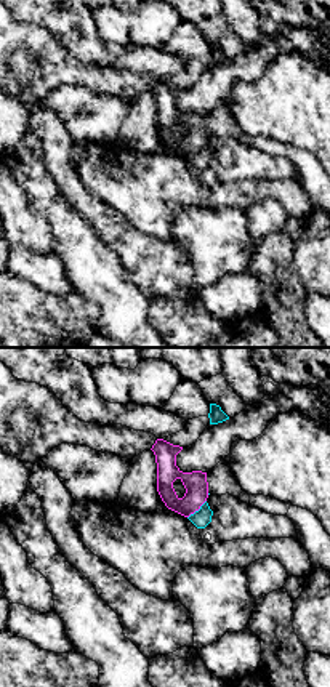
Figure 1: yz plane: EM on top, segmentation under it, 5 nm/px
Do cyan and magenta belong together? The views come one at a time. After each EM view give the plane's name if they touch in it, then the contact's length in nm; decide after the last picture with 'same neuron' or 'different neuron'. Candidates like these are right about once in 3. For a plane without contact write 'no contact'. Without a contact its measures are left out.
yz | 130 nm

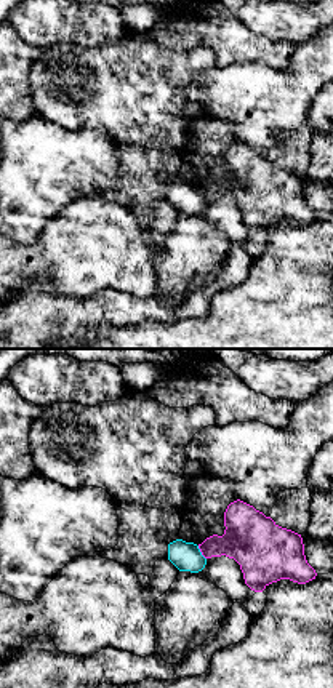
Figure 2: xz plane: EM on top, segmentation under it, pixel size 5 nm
xz | 80 nm

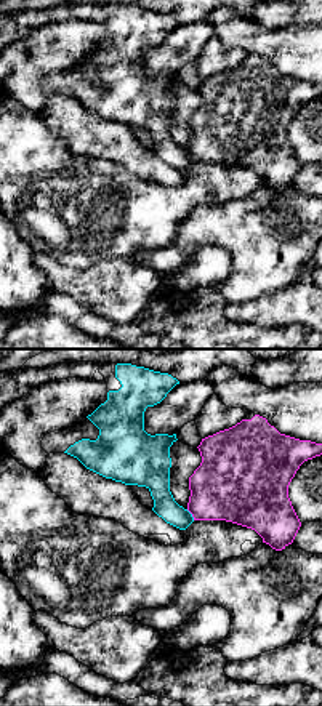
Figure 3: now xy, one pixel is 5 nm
xy | 70 nm

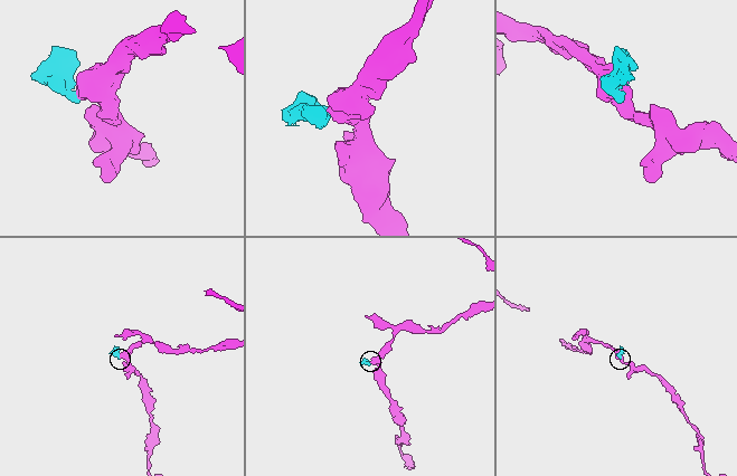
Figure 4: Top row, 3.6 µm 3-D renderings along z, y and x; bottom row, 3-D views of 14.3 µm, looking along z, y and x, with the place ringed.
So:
different neuron

